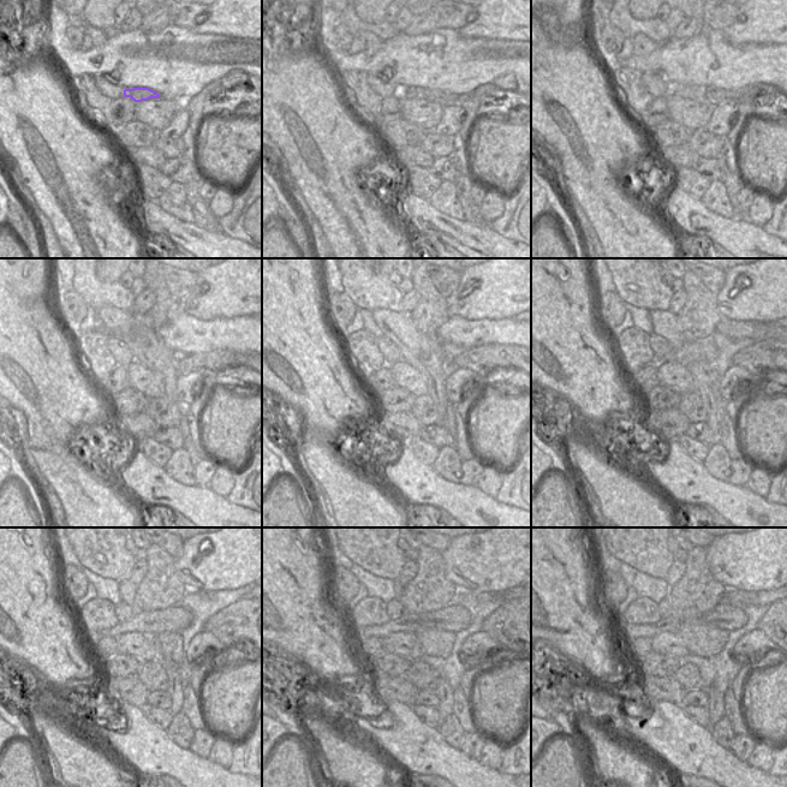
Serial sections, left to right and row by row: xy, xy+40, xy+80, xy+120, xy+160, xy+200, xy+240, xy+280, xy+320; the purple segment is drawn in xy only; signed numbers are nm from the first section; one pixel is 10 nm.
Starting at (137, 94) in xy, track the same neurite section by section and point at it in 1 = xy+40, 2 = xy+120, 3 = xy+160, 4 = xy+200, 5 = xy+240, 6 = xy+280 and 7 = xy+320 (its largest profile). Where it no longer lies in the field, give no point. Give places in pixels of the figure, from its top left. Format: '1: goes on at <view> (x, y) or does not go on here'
1: goes on at xy+40 (427, 94)
2: goes on at xy+120 (210, 363)
3: goes on at xy+160 (490, 357)
4: goes on at xy+200 (768, 357)
5: goes on at xy+240 (237, 625)
6: goes on at xy+280 (506, 624)
7: goes on at xy+320 (775, 622)

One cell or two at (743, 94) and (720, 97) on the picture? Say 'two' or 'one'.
one

